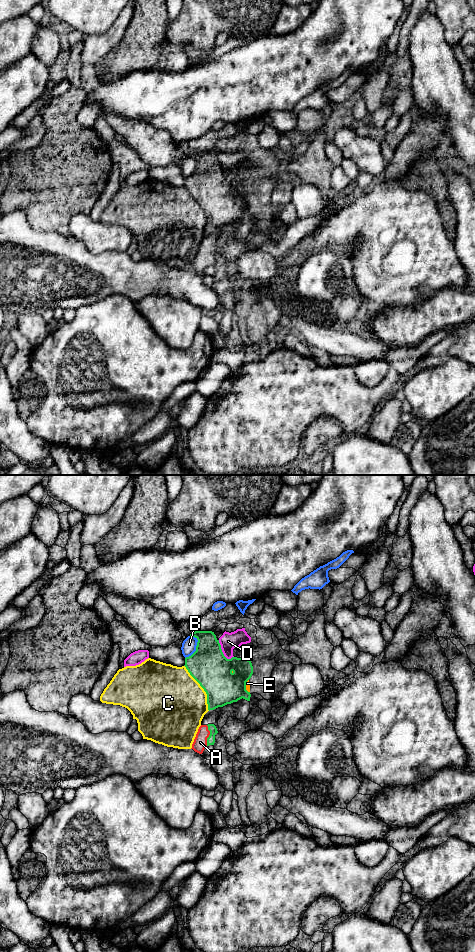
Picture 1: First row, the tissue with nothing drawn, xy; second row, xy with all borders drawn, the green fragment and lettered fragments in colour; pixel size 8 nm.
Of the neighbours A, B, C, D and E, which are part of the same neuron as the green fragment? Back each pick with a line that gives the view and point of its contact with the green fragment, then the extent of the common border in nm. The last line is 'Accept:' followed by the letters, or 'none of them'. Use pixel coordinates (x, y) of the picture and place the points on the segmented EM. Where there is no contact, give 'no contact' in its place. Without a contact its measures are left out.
A: meets green in xy at (209, 735); contact 170 nm long
Accept: A

